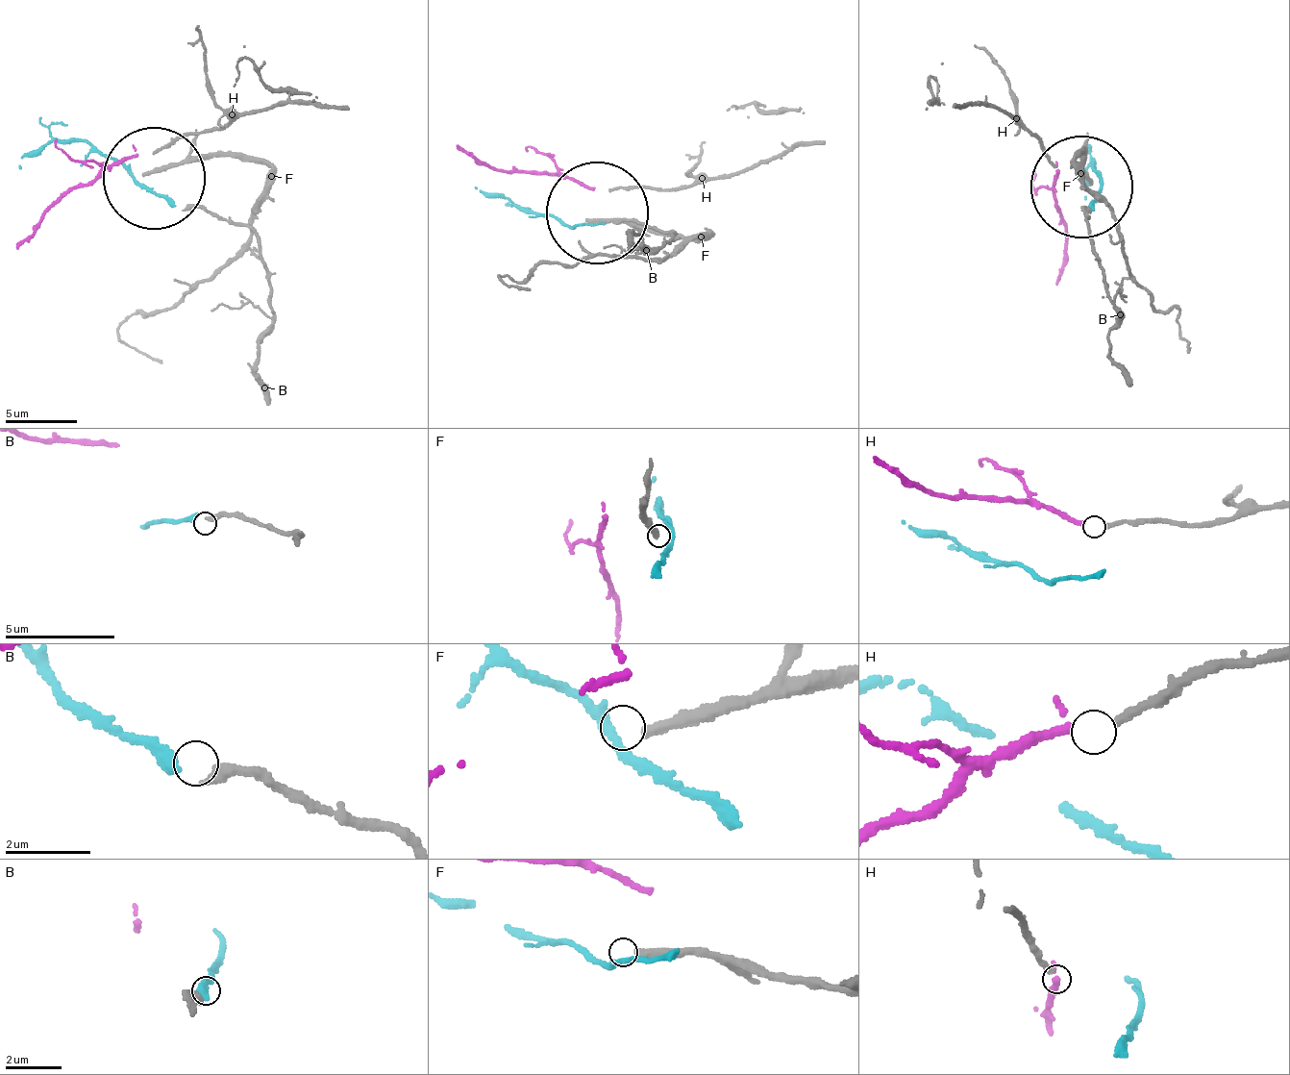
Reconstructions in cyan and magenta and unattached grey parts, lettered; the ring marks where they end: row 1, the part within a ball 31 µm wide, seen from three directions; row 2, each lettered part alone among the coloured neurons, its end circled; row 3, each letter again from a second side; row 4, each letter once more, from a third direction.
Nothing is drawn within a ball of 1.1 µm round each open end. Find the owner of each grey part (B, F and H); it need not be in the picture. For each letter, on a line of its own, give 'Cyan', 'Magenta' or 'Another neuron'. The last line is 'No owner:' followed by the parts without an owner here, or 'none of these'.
B: Cyan
F: Another neuron
H: Magenta
No owner: F

